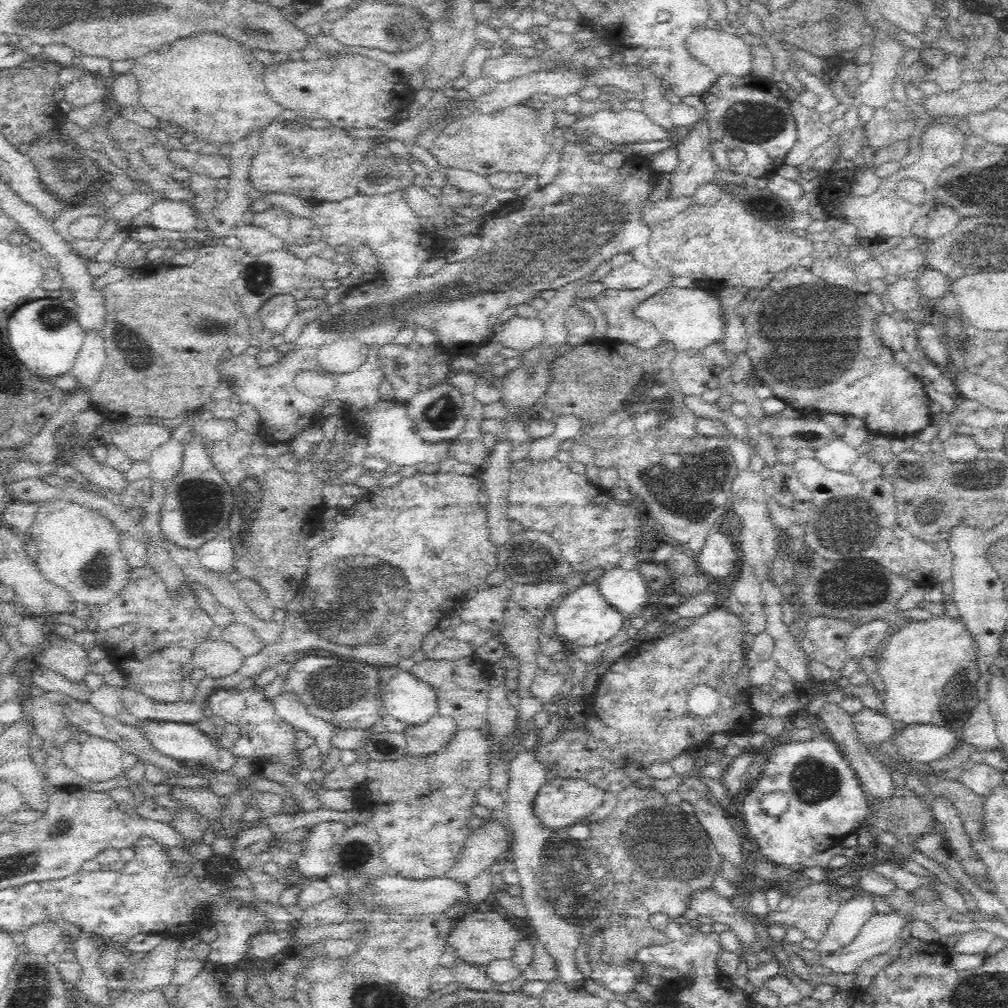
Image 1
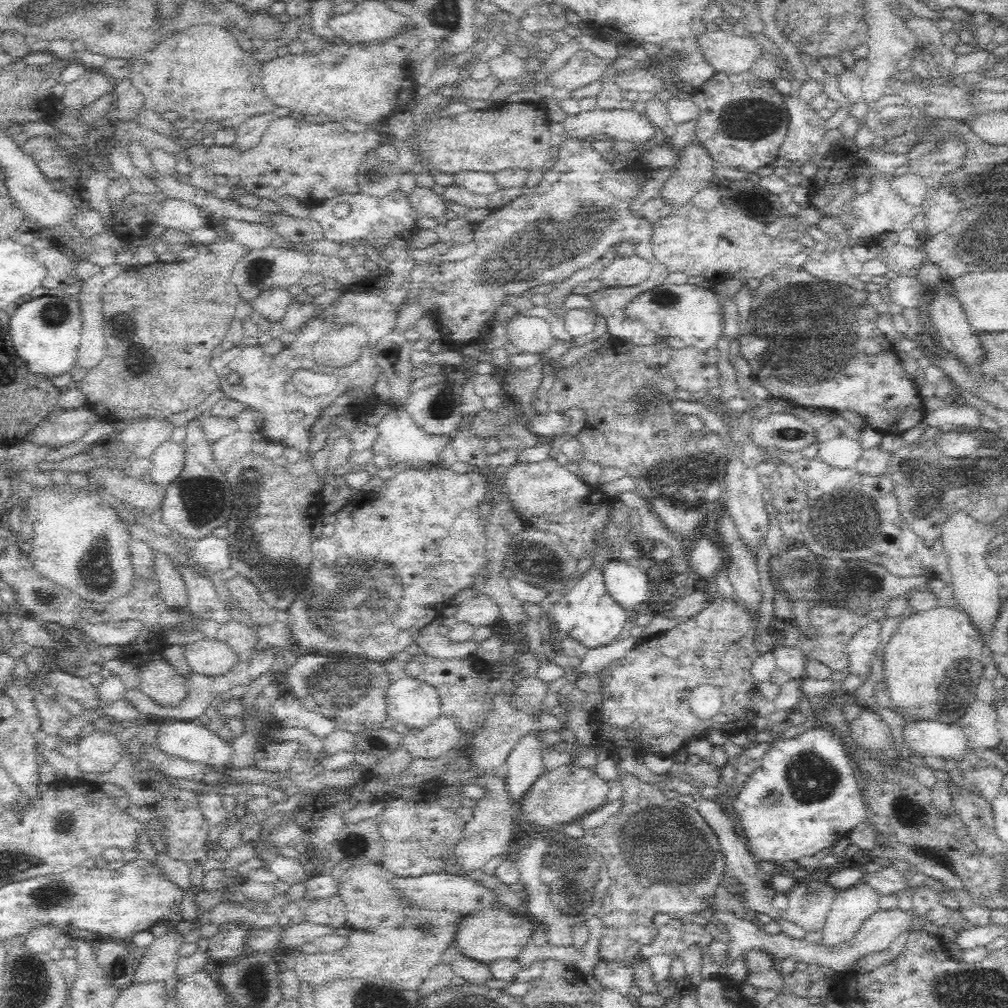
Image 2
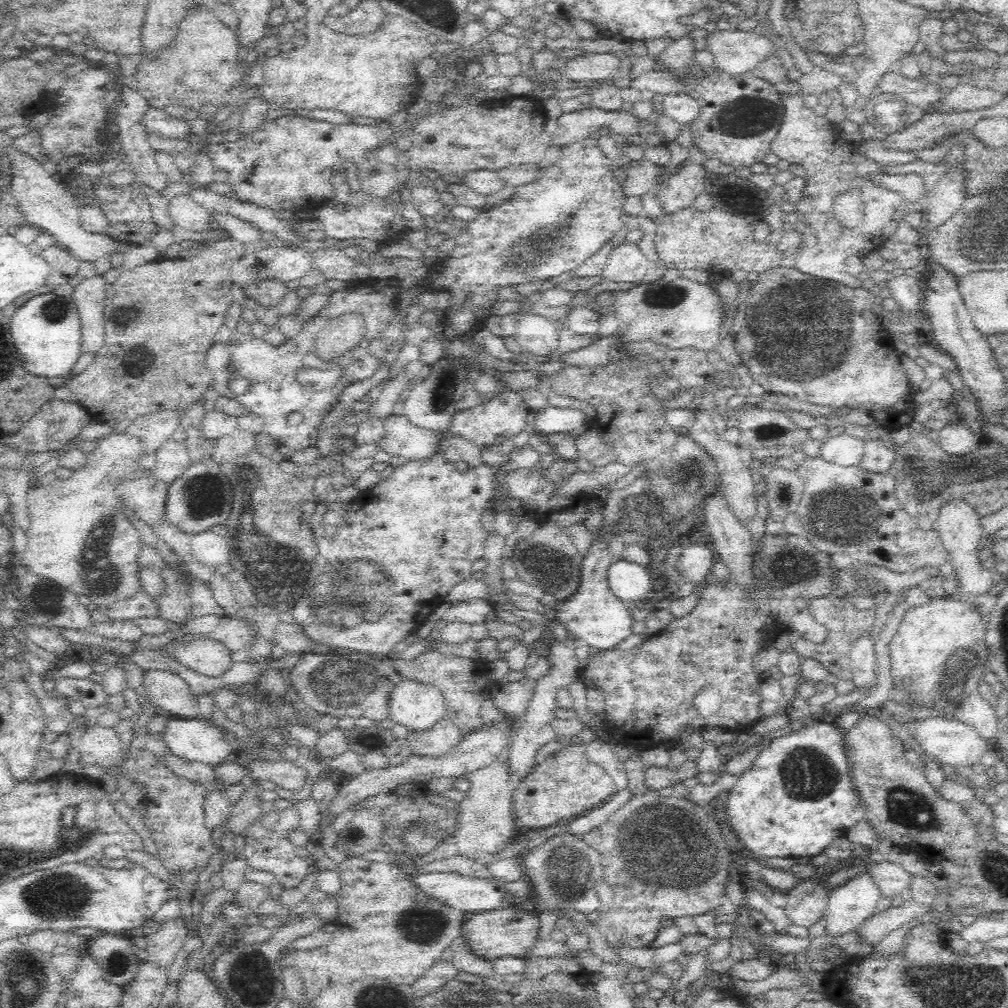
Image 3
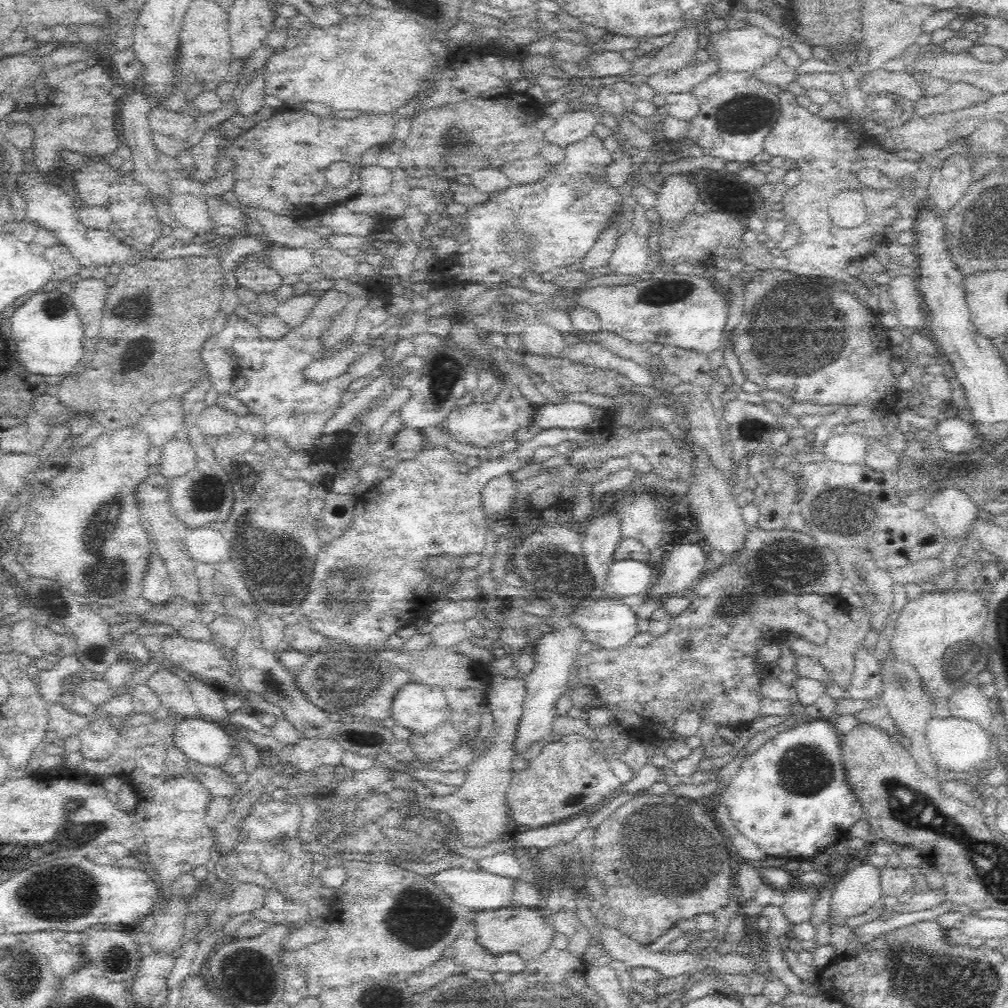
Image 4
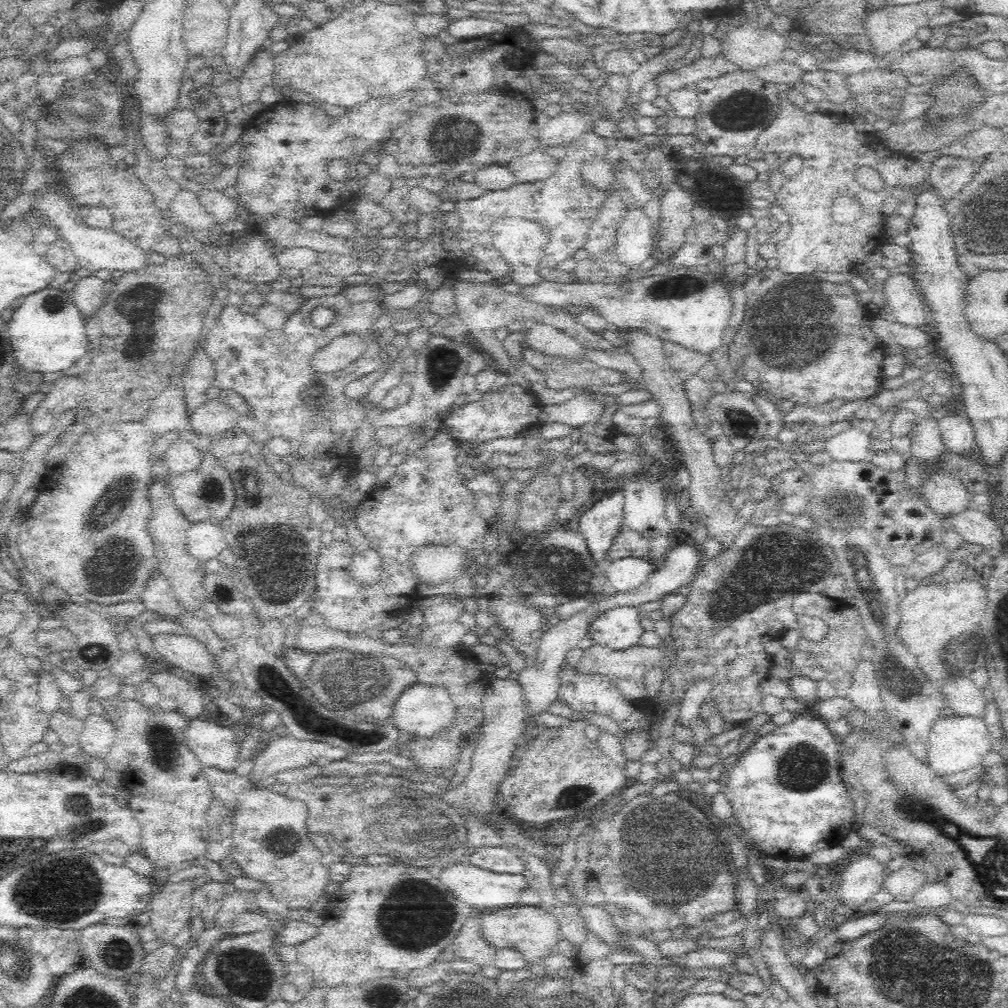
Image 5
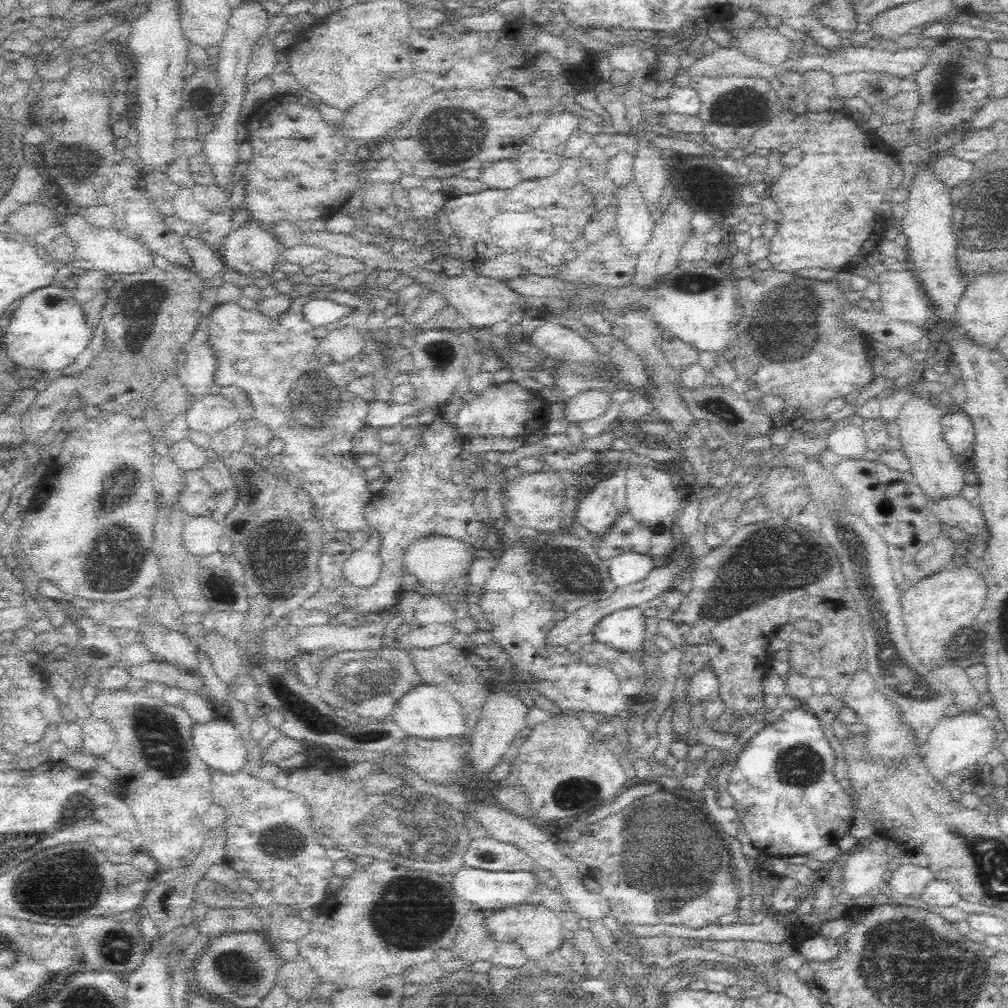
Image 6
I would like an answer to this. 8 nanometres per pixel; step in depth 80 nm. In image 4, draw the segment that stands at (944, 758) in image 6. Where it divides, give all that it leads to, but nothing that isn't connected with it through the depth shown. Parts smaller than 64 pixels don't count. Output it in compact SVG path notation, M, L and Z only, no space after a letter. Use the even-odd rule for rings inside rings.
M941 716L933 717L927 724L927 744L938 771L948 770L961 776L970 772L972 766L983 766L993 754L991 739L983 725L968 719Z

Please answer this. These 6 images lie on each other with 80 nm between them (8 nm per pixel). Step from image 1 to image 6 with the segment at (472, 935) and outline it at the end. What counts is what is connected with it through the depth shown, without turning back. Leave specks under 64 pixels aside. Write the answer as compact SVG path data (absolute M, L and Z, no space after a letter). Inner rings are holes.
M520 904L510 908L489 912L486 928L498 941L518 943L527 960L536 960L544 955L554 954L564 942L562 923L556 911L544 908L542 904Z

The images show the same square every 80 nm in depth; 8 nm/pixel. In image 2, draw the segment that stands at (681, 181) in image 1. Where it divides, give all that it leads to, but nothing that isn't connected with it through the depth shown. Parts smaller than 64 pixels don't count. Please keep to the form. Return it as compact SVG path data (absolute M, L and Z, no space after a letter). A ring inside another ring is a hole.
M693 139L679 153L659 198L674 208L692 203L694 196L708 186L714 165L706 149Z

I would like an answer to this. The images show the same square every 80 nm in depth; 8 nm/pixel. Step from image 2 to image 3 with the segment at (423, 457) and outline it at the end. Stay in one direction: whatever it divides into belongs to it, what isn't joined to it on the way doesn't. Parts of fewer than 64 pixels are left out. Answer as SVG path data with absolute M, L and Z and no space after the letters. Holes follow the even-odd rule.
M392 415L385 421L379 447L392 457L403 456L406 460L420 460L433 455L444 436L446 434L408 423L403 415Z

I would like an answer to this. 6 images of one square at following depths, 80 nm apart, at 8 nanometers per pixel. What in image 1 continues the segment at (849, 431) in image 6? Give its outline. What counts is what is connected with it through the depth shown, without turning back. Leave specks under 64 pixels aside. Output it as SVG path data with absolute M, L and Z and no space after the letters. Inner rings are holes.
M842 436L830 439L823 447L815 450L815 458L825 467L828 467L828 470L845 473L850 473L858 457L858 448L847 444Z

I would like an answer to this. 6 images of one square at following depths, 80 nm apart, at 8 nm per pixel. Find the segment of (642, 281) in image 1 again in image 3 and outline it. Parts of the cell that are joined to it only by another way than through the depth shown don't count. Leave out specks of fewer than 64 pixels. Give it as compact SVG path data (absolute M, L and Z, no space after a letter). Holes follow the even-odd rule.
M625 238L622 244L612 249L602 278L615 283L636 284L642 280L646 268L648 268L648 262L644 253L640 251L640 246Z

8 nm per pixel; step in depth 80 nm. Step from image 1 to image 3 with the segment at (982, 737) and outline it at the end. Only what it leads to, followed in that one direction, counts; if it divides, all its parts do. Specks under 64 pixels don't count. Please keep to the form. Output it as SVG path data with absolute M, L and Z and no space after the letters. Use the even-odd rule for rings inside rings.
M977 689L968 693L966 698L960 697L958 701L964 702L963 706L954 707L951 718L969 725L974 725L978 733L987 742L996 743L994 737L997 734L997 715L994 705L984 699L980 699Z

